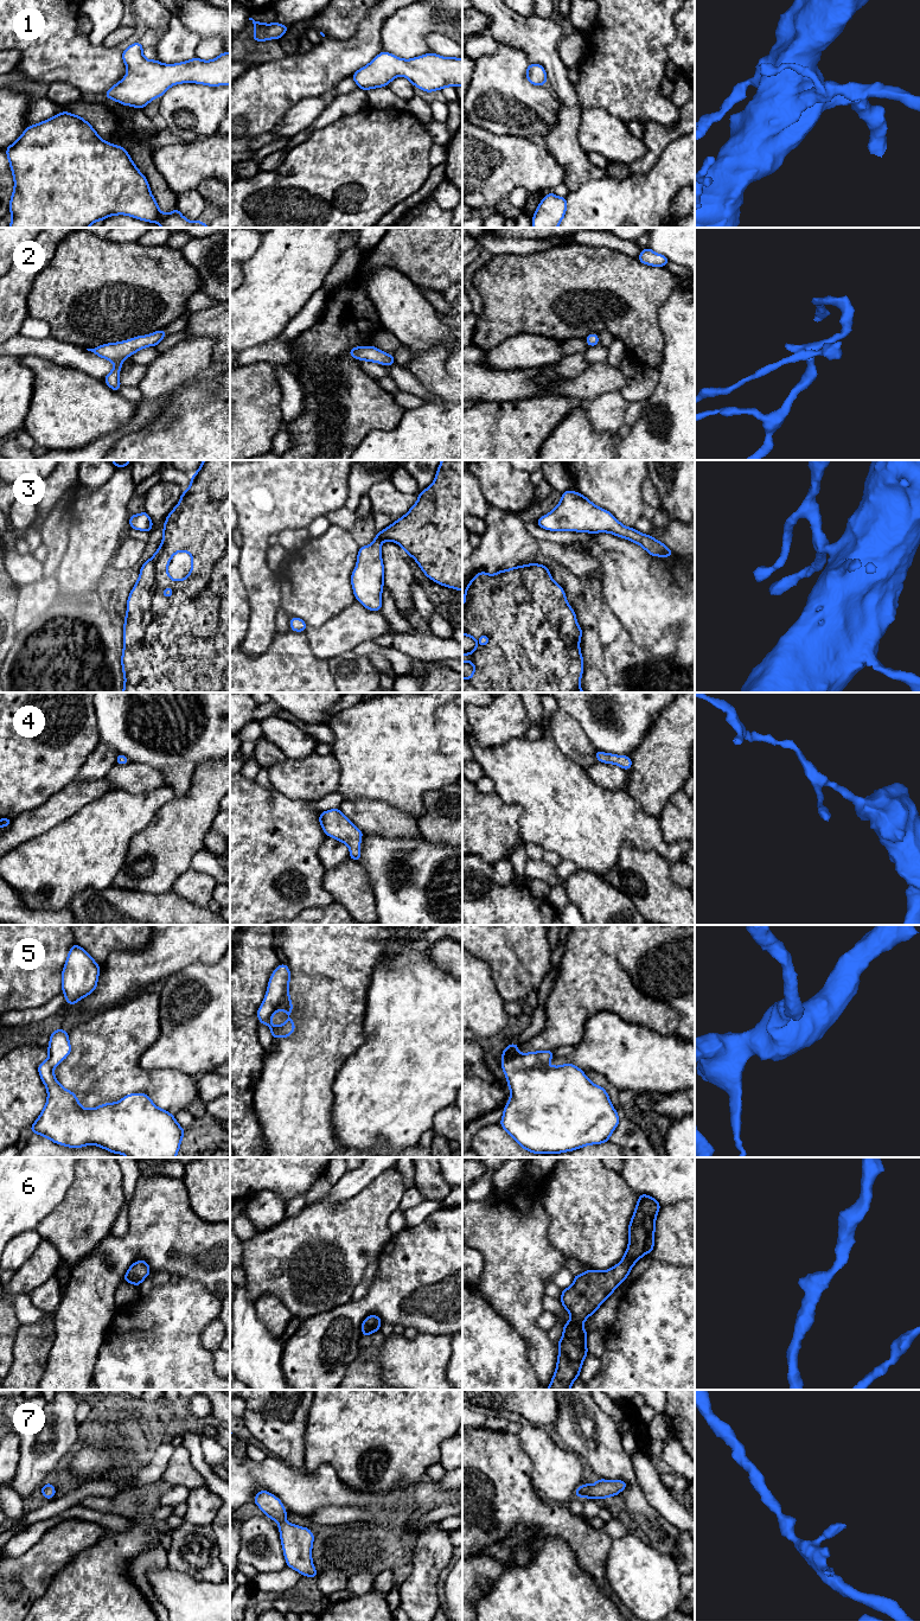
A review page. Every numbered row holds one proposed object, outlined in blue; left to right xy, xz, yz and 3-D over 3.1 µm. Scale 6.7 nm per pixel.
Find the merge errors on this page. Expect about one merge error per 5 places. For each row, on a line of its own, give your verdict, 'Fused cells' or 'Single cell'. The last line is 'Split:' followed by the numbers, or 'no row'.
1: Single cell
2: Single cell
3: Single cell
4: Single cell
5: Single cell
6: Single cell
7: Single cell
Split: no row

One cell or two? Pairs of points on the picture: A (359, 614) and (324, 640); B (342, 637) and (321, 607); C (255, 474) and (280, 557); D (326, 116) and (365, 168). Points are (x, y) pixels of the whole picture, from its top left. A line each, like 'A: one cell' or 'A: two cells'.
A: one cell
B: two cells
C: two cells
D: two cells

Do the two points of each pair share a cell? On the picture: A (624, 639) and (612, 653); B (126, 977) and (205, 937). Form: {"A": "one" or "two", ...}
{"A": "one", "B": "one"}

